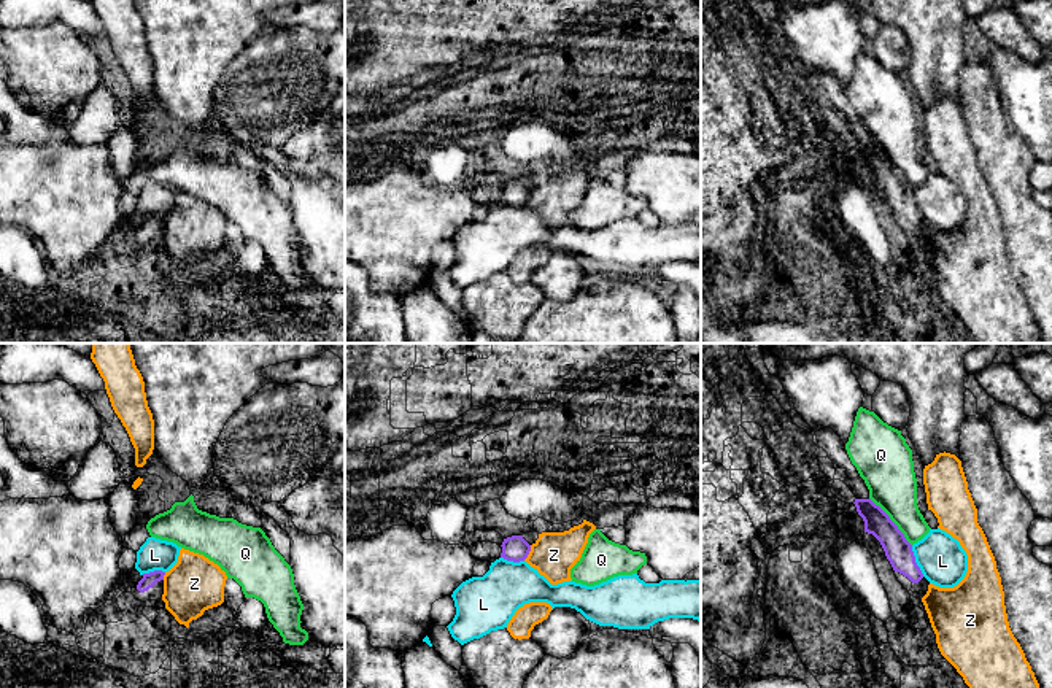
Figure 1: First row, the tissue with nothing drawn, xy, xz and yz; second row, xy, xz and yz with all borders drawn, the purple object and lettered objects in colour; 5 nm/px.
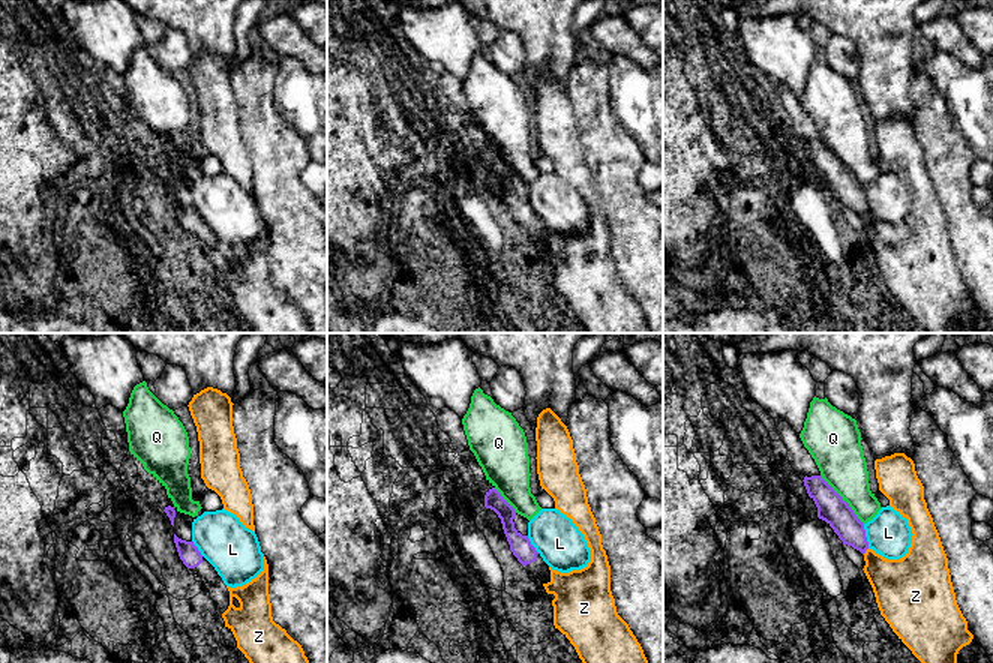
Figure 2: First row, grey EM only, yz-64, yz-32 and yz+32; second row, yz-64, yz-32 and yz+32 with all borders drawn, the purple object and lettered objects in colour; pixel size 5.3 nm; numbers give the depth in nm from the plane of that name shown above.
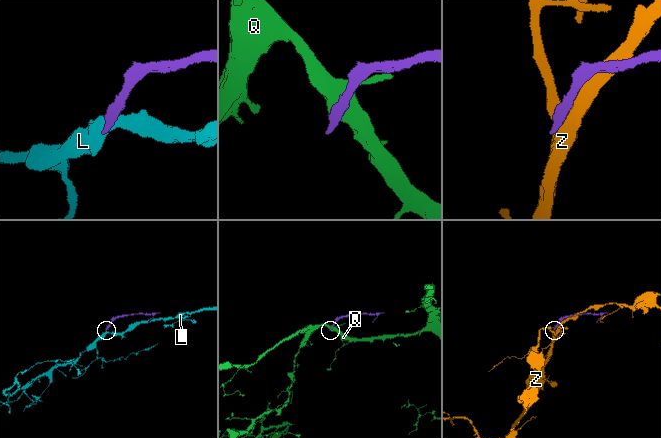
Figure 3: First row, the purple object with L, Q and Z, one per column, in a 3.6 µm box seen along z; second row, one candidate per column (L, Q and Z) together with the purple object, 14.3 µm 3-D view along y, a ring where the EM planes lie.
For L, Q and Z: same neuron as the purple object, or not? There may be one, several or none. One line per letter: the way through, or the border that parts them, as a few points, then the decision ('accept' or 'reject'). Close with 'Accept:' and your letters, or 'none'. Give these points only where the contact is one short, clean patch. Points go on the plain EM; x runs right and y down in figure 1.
L: border yz (911, 189), (914, 205), (924, 220); reject
Q: reject
Z: reject
Accept: none

